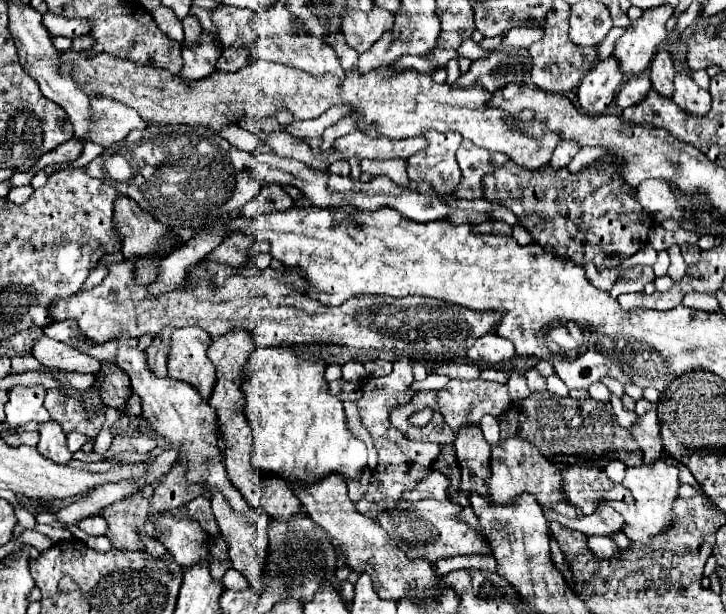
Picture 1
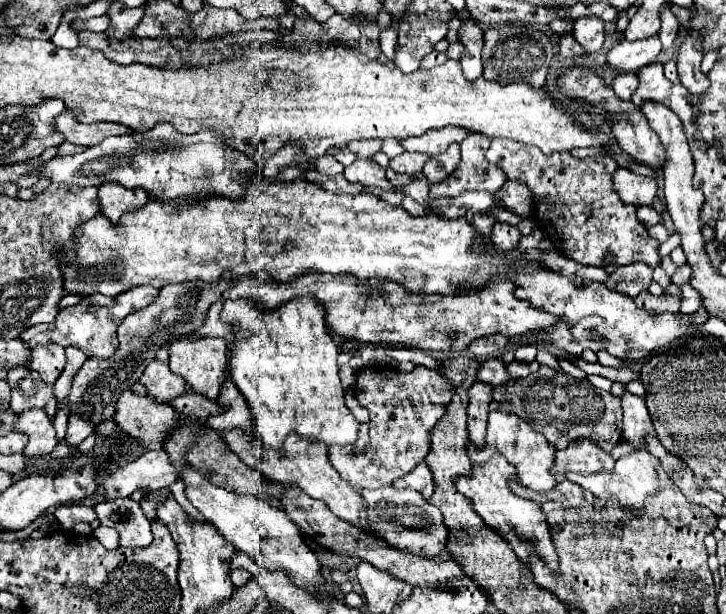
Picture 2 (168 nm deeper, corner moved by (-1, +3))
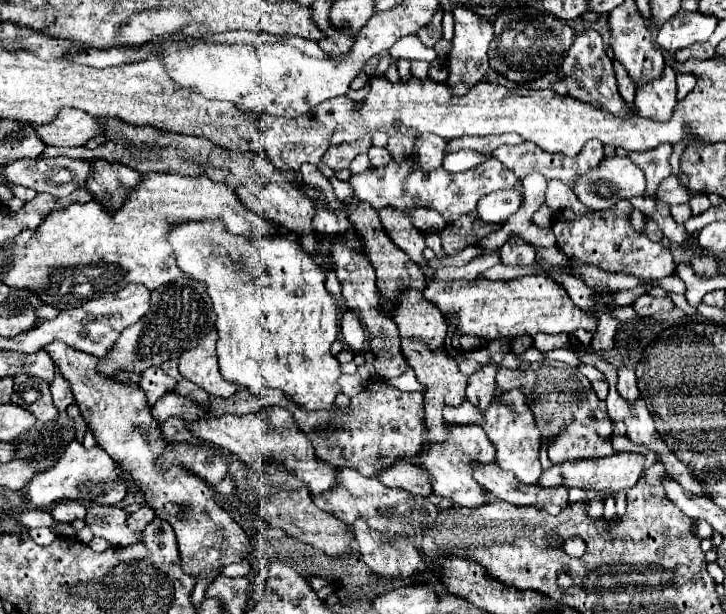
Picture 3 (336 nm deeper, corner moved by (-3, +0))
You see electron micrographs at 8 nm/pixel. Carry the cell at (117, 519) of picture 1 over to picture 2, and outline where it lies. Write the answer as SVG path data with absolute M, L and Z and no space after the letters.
M100 527L94 531L94 537L106 547L106 549L116 549L120 547L120 535L116 535L116 531L112 531L110 527Z

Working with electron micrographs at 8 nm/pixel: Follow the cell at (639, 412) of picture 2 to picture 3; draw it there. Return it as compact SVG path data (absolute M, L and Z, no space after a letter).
M620 368L618 370L618 392L620 392L620 396L626 400L626 402L630 402L630 404L634 404L638 398L640 398L640 390L638 390L638 382L636 382L636 376L634 376L634 370L630 370L630 368Z

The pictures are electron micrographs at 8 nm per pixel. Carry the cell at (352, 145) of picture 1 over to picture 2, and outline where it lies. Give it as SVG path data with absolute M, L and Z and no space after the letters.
M448 125L444 129L430 129L420 137L412 137L412 139L404 141L404 149L434 157L434 155L446 151L446 147L450 143L460 143L468 133L470 131L466 131L462 127L454 127L454 125Z

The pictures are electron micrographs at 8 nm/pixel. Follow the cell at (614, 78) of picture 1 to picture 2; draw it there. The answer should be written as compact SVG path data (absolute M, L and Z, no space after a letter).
M658 35L642 41L632 41L632 43L620 41L608 51L606 65L618 73L636 73L640 67L654 63L660 51L662 51L662 45Z

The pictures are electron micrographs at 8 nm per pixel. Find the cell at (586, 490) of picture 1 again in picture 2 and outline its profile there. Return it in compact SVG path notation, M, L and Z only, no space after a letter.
M580 437L572 441L566 449L556 453L556 467L560 473L572 471L582 475L594 475L598 471L612 473L614 459L610 453L602 451L592 439Z

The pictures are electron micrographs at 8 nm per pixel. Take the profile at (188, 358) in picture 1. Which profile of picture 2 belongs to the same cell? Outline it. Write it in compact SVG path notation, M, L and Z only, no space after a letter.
M196 337L196 339L182 339L176 341L168 347L170 353L170 369L184 377L186 385L208 397L208 399L216 399L218 391L220 391L220 383L224 379L224 369L226 369L226 361L228 361L228 343L224 339L216 339L216 337Z

